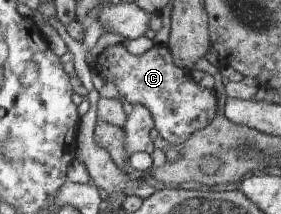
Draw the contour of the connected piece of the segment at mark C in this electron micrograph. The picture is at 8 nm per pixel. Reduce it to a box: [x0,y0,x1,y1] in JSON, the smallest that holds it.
[95,44,218,146]

